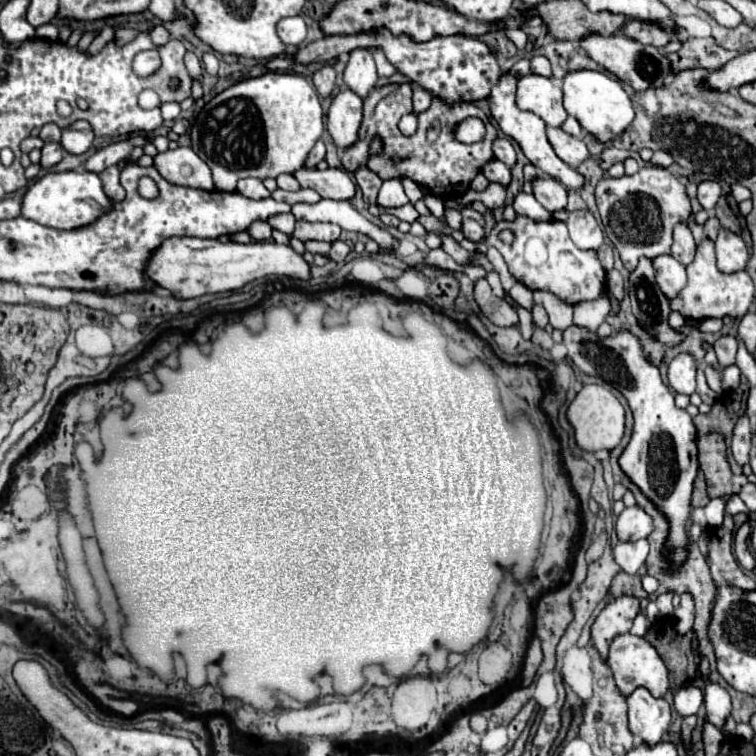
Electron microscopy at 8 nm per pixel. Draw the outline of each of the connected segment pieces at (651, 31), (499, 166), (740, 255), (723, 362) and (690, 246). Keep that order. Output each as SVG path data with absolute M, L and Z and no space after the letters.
M628 19L622 31L626 37L636 39L646 45L654 45L658 49L668 45L676 37L674 31L666 31L664 27L658 27L658 23L646 23L640 19Z
M490 159L490 163L484 163L482 173L488 181L496 181L496 183L502 183L502 185L510 183L510 169L498 159Z
M720 229L716 239L716 259L718 259L718 269L724 273L734 273L744 269L748 261L748 249L744 239L728 229Z
M722 335L722 337L714 343L714 351L716 351L716 355L718 355L718 363L720 363L722 369L734 363L734 359L736 359L736 349L738 349L738 341L736 341L736 337L732 337L732 335Z
M678 223L678 227L674 227L674 243L672 243L672 255L688 265L692 259L694 259L694 251L696 251L696 243L694 243L694 237L688 229L686 223Z

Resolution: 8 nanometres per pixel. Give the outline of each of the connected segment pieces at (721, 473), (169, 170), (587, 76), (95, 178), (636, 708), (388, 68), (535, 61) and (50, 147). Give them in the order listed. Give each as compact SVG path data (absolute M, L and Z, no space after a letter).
M708 433L698 437L698 463L706 475L708 495L710 497L724 497L738 493L748 479L744 475L734 475L728 459L726 459L726 443L724 435Z
M178 147L174 151L168 149L164 153L158 153L154 157L154 167L172 185L186 185L206 191L214 189L208 165L190 147Z
M576 69L566 73L562 79L562 91L564 91L564 109L568 115L576 117L580 125L596 135L600 141L614 139L620 135L634 119L634 109L630 103L630 97L626 95L622 81L606 71L592 71L592 69Z
M90 171L46 173L24 195L22 217L54 229L76 229L94 223L100 215L104 215L110 209L110 205L112 201L106 197L98 173Z
M646 687L634 689L628 697L630 731L642 737L644 743L656 745L670 727L670 705L664 699L656 699Z
M372 49L372 55L376 62L379 77L390 77L390 75L394 75L394 67L386 61L386 57L384 57L384 53L380 49Z
M534 55L534 57L532 57L532 73L544 75L544 77L552 77L550 61L548 61L544 55Z
M46 143L46 145L42 147L40 167L44 167L44 169L54 167L56 163L60 163L60 161L62 161L62 153L64 153L64 149L62 149L62 145L60 145L60 143Z

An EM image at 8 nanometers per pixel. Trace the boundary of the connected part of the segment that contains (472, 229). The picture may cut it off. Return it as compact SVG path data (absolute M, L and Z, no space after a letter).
M462 219L462 233L464 233L464 237L468 237L472 241L482 241L484 239L484 229L474 219Z

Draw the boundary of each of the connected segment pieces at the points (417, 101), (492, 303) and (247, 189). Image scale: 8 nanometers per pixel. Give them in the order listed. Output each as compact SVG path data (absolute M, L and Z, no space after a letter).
M414 85L414 111L422 113L430 107L430 103L432 103L432 95L428 91L424 91L422 87Z
M480 279L476 281L476 287L474 287L474 297L476 297L476 303L480 305L482 313L498 327L512 327L512 325L518 325L518 315L516 311L500 297L496 297L492 293L492 287L488 285L486 279Z
M240 179L238 181L238 187L236 187L238 193L242 193L244 197L250 197L250 199L264 199L270 195L270 191L262 185L260 179Z

